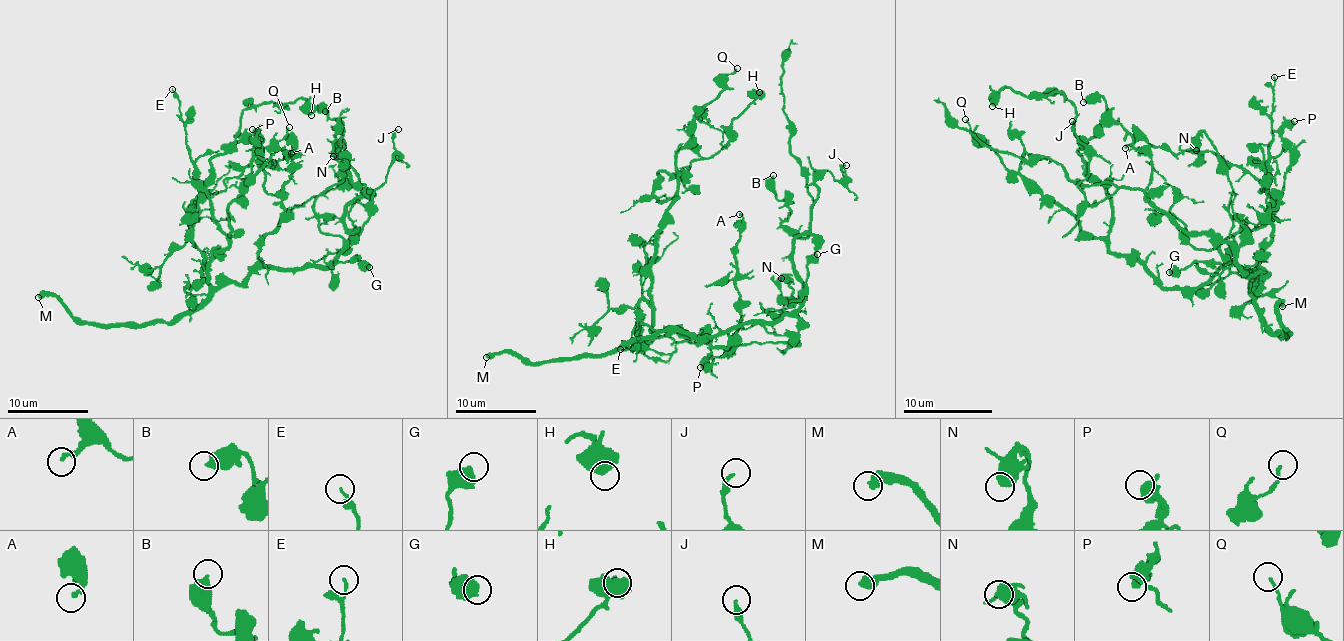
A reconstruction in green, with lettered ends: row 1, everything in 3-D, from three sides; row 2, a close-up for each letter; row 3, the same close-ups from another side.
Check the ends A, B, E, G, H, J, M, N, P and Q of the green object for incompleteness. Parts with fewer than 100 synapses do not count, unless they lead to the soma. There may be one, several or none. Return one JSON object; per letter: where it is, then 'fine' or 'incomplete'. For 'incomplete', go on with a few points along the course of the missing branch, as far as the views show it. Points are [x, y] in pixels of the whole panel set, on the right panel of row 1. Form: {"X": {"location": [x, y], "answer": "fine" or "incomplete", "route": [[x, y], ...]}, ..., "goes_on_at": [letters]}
{"A": {"location": [1125, 148], "answer": "fine"}, "B": {"location": [1083, 102], "answer": "fine"}, "E": {"location": [1274, 77], "answer": "fine"}, "G": {"location": [1169, 272], "answer": "fine"}, "H": {"location": [992, 106], "answer": "fine"}, "J": {"location": [1072, 121], "answer": "fine"}, "M": {"location": [1282, 306], "answer": "incomplete"}, "N": {"location": [1196, 150], "answer": "fine"}, "P": {"location": [1294, 121], "answer": "fine"}, "Q": {"location": [965, 119], "answer": "fine"}, "goes_on_at": ["M"]}

